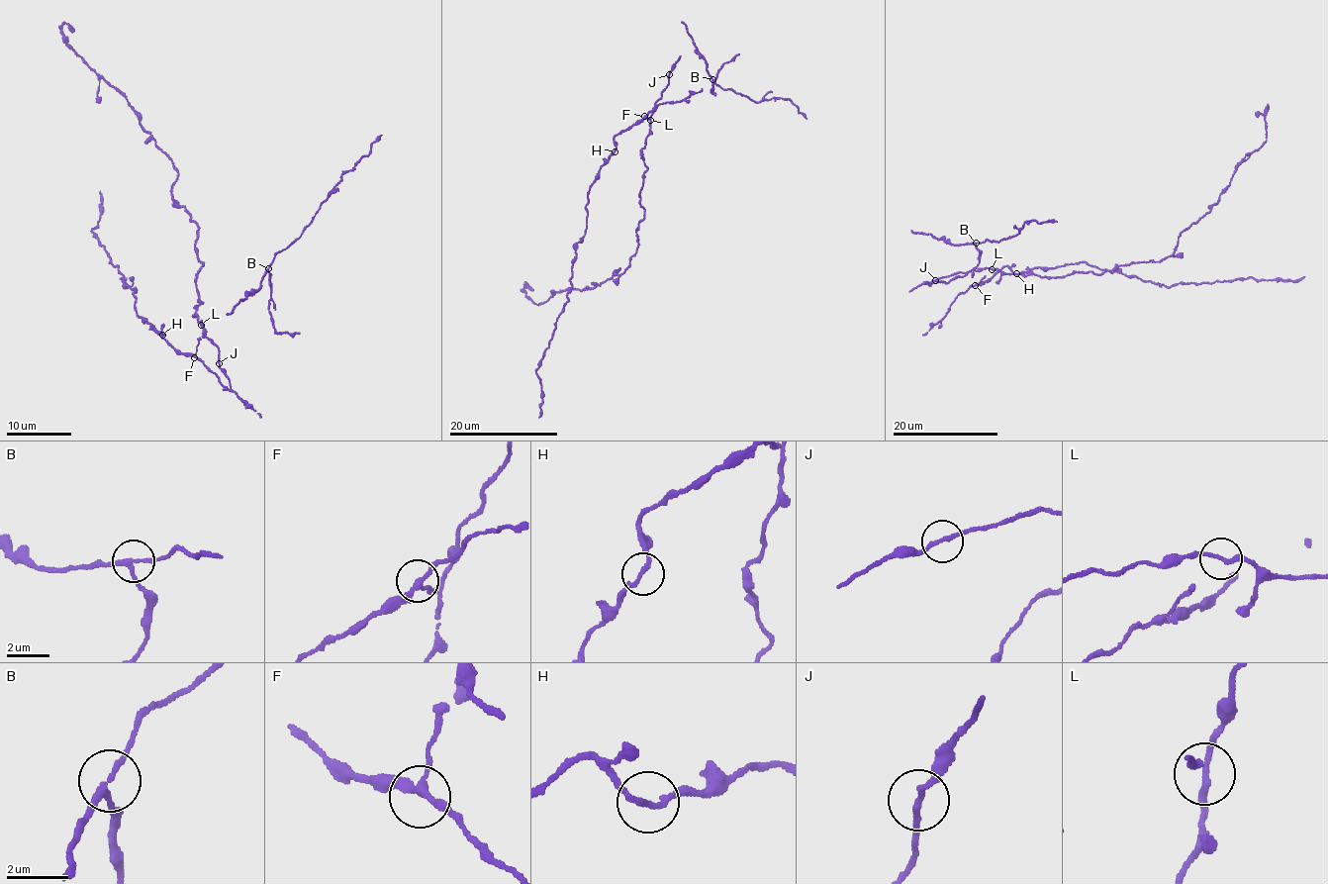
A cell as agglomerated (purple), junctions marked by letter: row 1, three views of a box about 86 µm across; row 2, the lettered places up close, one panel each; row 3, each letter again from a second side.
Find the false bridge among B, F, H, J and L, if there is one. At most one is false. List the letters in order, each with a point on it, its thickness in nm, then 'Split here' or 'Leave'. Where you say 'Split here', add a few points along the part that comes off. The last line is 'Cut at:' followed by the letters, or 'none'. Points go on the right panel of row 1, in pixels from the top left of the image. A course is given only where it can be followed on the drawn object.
B: Place: (976, 243). Thickness 170 nm. Leave
F: Place: (975, 285). Thickness 220 nm. Leave
H: Place: (1016, 273). Thickness 180 nm. Leave
J: Place: (935, 280). Thickness 180 nm. Leave
L: Place: (992, 269). Thickness 180 nm. Leave
Cut at: none

